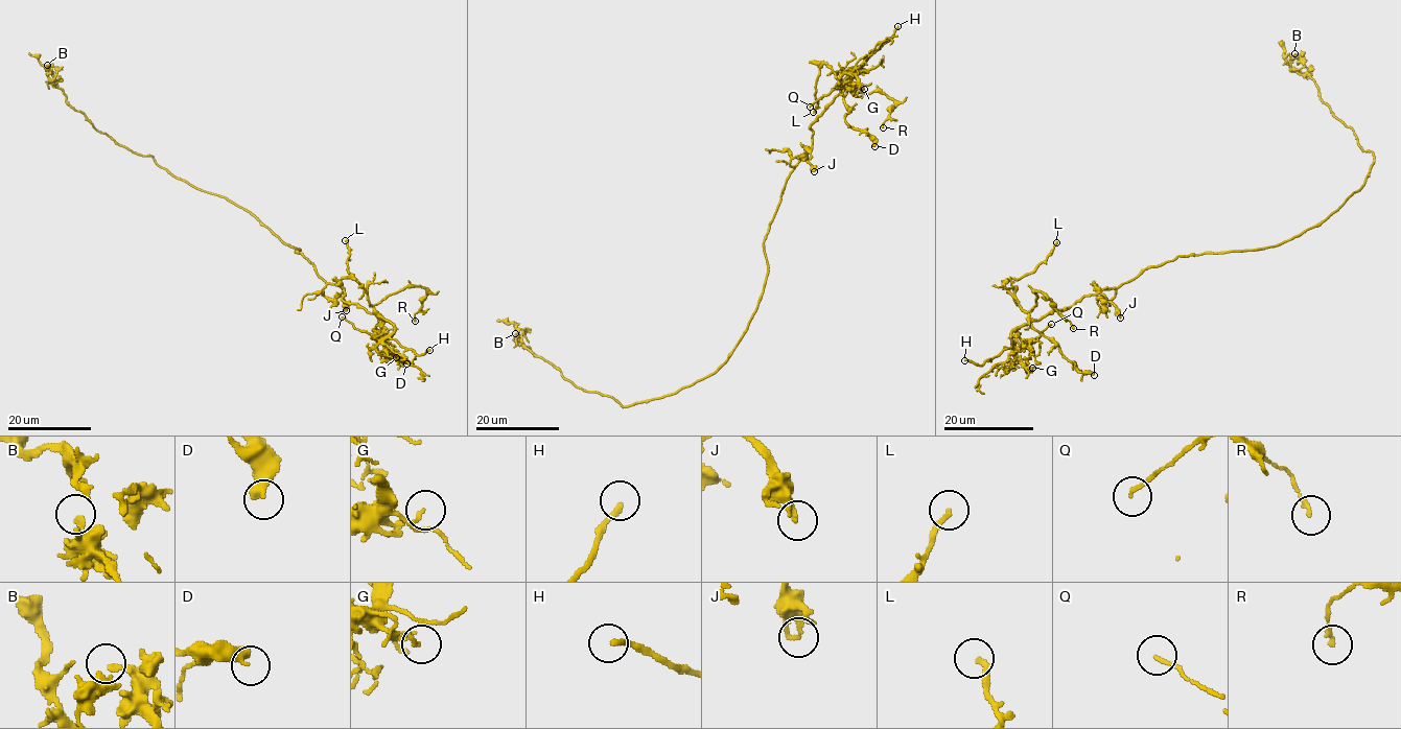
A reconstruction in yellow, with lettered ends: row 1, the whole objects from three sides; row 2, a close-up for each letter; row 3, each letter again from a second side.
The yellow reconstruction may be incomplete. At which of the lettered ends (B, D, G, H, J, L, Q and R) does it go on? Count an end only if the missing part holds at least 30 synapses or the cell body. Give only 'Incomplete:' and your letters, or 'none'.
Incomplete: H

